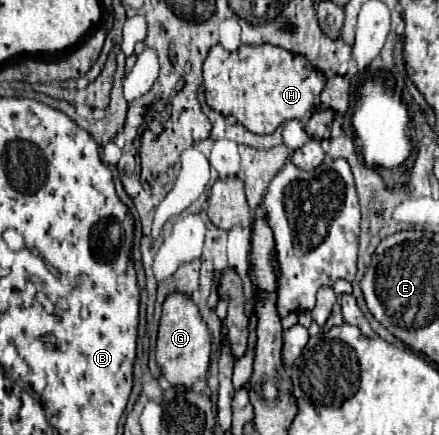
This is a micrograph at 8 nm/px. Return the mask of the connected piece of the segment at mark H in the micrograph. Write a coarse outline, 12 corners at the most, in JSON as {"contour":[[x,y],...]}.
{"contour":[[270,43],[204,61],[208,105],[258,135],[318,107],[324,73]]}

